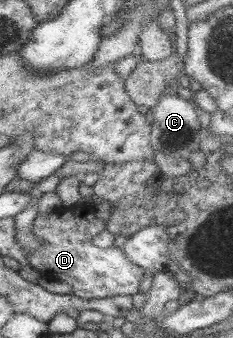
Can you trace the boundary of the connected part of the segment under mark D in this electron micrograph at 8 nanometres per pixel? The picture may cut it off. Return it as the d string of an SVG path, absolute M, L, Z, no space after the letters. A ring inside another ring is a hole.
M85 202L73 206L73 209L65 210L60 206L49 214L37 215L31 231L42 243L25 254L26 260L42 278L68 284L72 287L72 295L82 301L139 293L138 284L143 280L144 269L132 264L121 247L102 249L92 244L93 236L104 229L104 222L95 218L94 207Z

